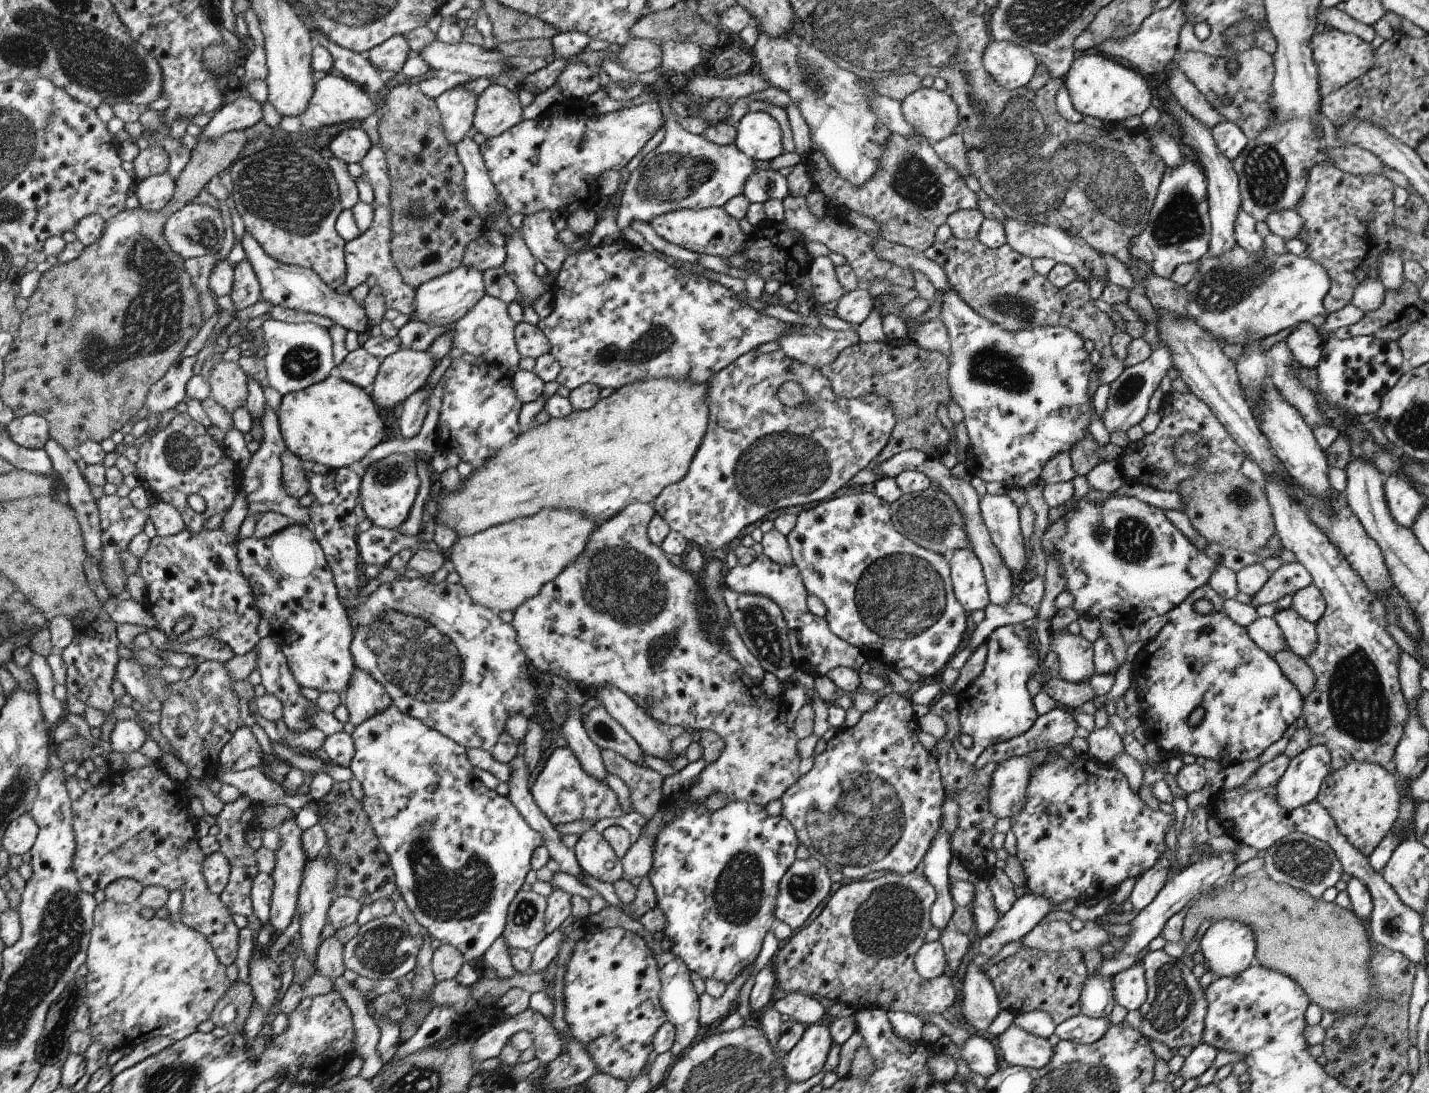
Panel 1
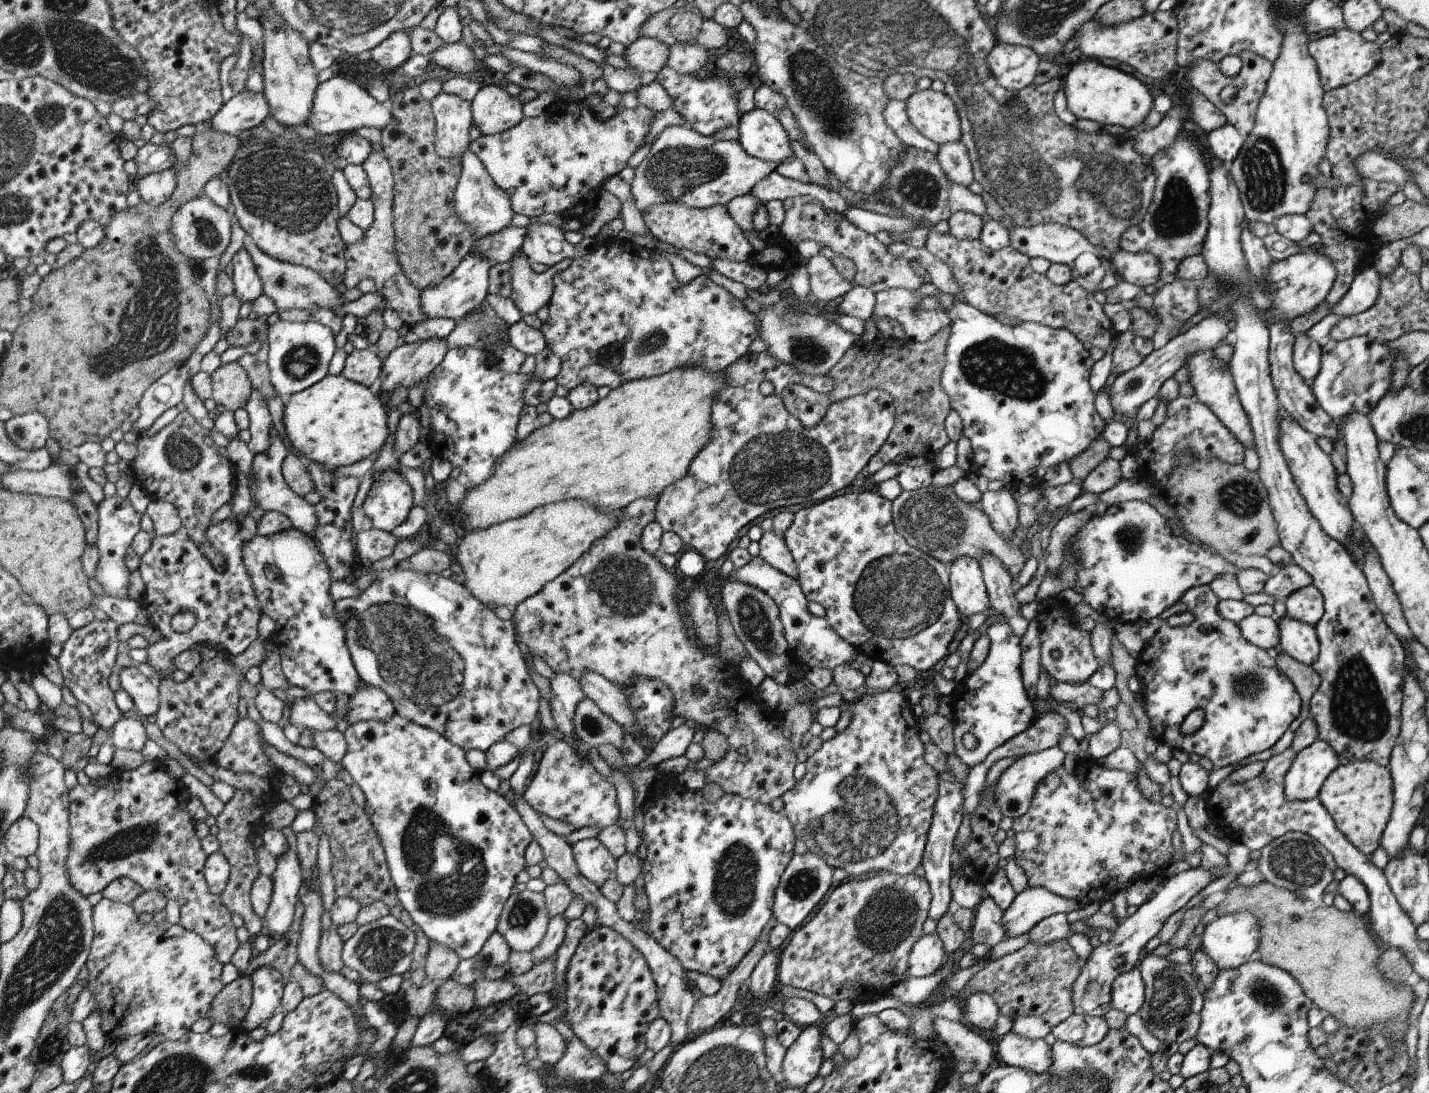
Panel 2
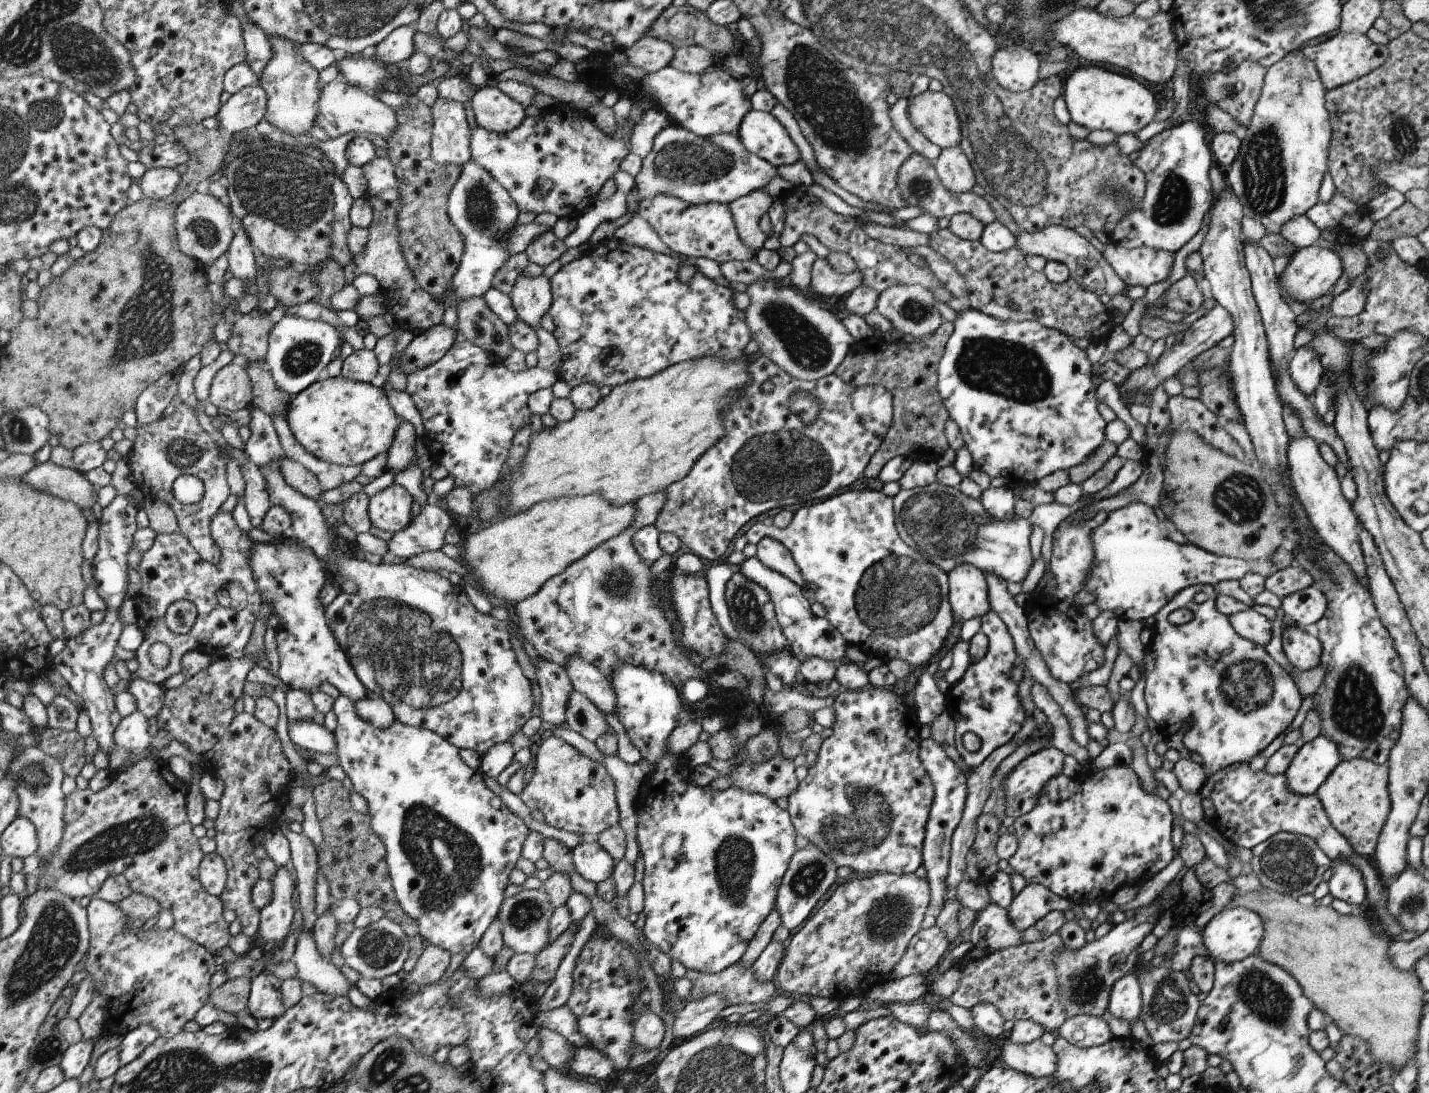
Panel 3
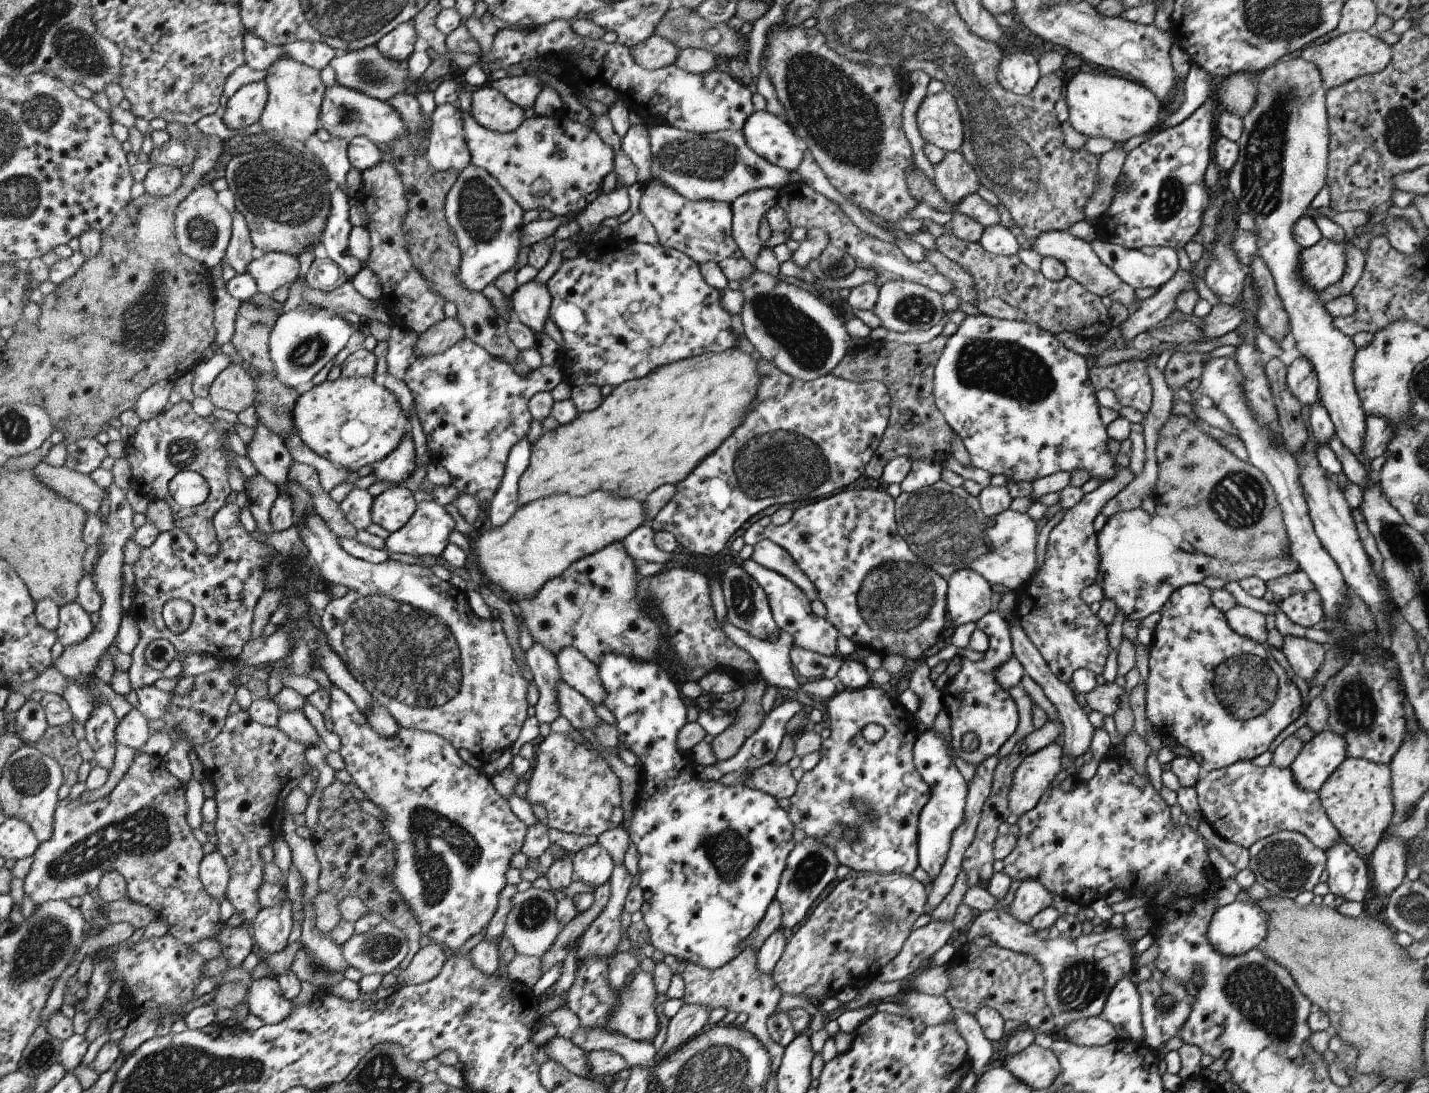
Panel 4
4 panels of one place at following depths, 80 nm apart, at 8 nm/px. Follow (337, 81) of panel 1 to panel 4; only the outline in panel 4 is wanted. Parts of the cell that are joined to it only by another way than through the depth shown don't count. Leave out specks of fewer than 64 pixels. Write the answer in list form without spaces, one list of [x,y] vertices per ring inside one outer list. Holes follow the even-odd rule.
[[[335,83],[326,90],[323,98],[322,113],[319,115],[321,128],[332,137],[344,138],[350,143],[354,137],[366,136],[372,143],[391,145],[406,136],[407,126],[402,116],[390,103],[374,99],[362,91],[352,90]]]

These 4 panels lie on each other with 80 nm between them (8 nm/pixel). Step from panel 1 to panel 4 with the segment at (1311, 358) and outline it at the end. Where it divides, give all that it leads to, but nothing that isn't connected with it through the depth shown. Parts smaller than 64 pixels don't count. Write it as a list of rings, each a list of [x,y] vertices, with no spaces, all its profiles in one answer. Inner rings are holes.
[[[1304,356],[1296,358],[1287,369],[1286,380],[1289,392],[1302,404],[1302,407],[1314,406],[1314,402],[1319,401],[1318,378],[1308,358]]]

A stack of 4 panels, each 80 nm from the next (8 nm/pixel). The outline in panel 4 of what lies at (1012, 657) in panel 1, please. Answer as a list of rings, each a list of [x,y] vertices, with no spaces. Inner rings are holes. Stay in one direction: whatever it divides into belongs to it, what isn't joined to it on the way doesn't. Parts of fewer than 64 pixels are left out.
[[[995,610],[986,614],[976,623],[989,639],[989,648],[984,658],[973,661],[960,657],[960,670],[954,674],[946,684],[940,684],[943,709],[950,718],[950,734],[953,750],[959,758],[972,765],[980,765],[984,760],[997,755],[1000,748],[1016,732],[1019,724],[1018,708],[1012,700],[1009,690],[1002,688],[996,678],[994,670],[1000,668],[1014,655],[1012,636],[1007,620],[1004,620]],[[973,732],[979,739],[979,746],[973,752],[962,748],[962,737]]]

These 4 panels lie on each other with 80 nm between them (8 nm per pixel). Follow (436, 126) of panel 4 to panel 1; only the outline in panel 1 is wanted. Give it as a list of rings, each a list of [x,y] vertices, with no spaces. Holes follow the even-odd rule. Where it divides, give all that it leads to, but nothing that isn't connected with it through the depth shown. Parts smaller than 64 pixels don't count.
[[[457,85],[435,100],[443,122],[446,142],[458,148],[458,144],[470,134],[476,107],[476,94]]]

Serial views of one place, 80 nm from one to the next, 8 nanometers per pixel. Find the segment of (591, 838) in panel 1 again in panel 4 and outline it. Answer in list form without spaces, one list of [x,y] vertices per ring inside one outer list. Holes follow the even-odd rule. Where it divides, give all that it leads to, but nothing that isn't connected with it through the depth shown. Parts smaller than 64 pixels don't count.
[[[597,843],[571,854],[573,874],[594,888],[604,885],[611,879],[615,870],[615,862],[603,847]]]

